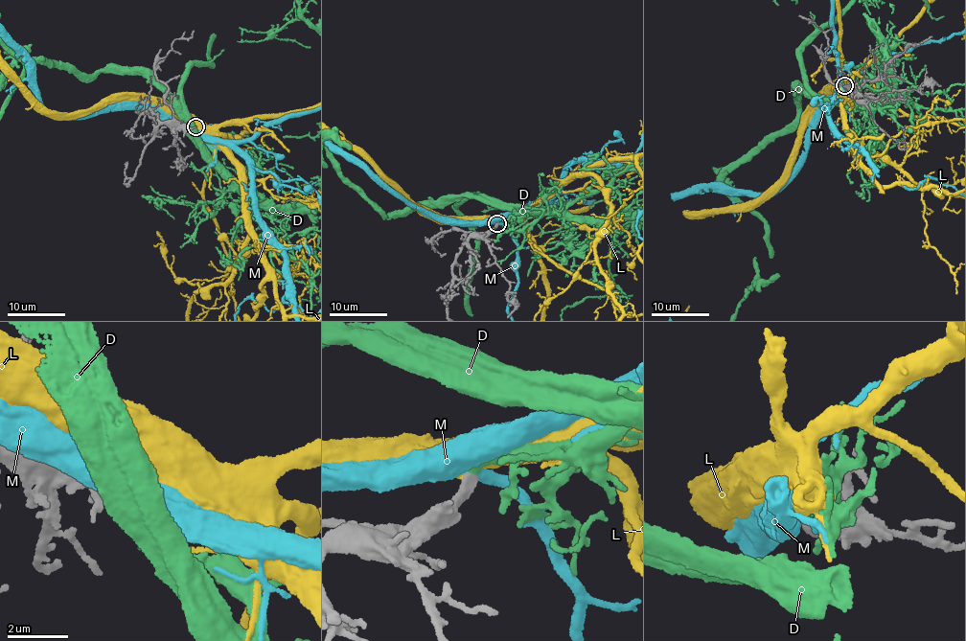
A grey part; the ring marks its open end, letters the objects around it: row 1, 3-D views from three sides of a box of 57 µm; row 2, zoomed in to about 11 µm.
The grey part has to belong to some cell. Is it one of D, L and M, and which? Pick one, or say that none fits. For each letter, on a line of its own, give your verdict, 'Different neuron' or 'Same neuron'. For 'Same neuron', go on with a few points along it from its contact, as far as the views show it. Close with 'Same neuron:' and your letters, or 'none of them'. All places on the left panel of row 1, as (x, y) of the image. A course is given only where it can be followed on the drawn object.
D: Same neuron
L: Different neuron
M: Different neuron
Same neuron: D

